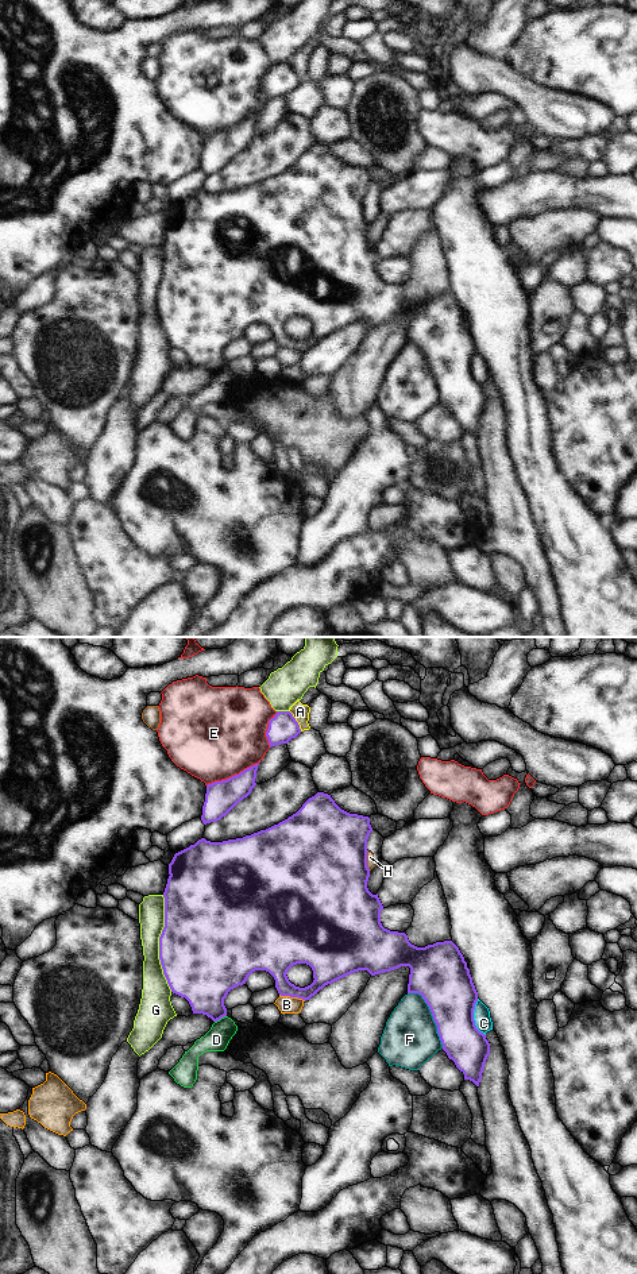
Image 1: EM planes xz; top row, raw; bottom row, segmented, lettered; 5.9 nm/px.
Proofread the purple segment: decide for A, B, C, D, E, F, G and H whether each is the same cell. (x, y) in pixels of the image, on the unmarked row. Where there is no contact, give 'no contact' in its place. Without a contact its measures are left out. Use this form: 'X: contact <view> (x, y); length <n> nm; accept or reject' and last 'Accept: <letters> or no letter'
A: contact xz (296, 73); length 150 nm; reject
B: contact xz (292, 348); length 160 nm; reject
C: contact xz (473, 370); length 220 nm; reject
D: contact xz (220, 370); length 80 nm; reject
E: contact xz (232, 128); length 360 nm; reject
F: contact xz (432, 367); length 400 nm; reject
G: contact xz (159, 296); length 600 nm; reject
H: contact xz (366, 212); length 120 nm; reject
Accept: no letter

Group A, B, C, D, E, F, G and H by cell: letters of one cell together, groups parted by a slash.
A / B / C / D / E / F / G / H

